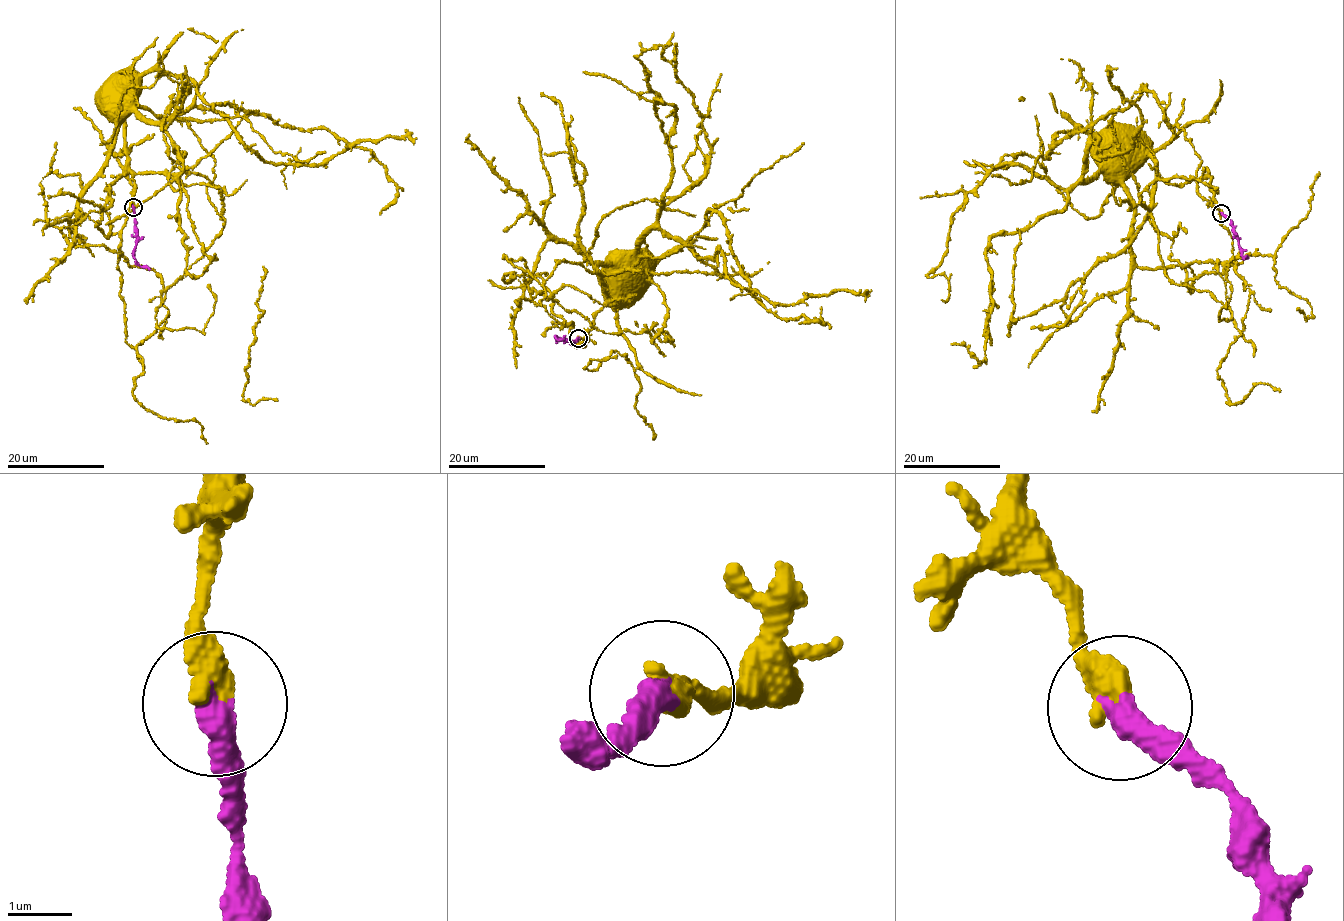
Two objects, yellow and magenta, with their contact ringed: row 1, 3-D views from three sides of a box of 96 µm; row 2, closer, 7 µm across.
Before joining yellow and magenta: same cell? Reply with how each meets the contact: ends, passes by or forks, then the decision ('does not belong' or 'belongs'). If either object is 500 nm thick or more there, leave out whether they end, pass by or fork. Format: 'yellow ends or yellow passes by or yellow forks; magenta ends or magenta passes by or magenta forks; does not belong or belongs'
yellow ends; magenta ends; belongs

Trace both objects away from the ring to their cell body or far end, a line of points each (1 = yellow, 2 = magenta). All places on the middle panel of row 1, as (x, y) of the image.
1: (578, 338), (587, 338), (586, 345), (584, 340), (607, 296), (614, 303), (606, 281), (609, 267)
2: (578, 338), (574, 342), (555, 336), (558, 340), (565, 335)

